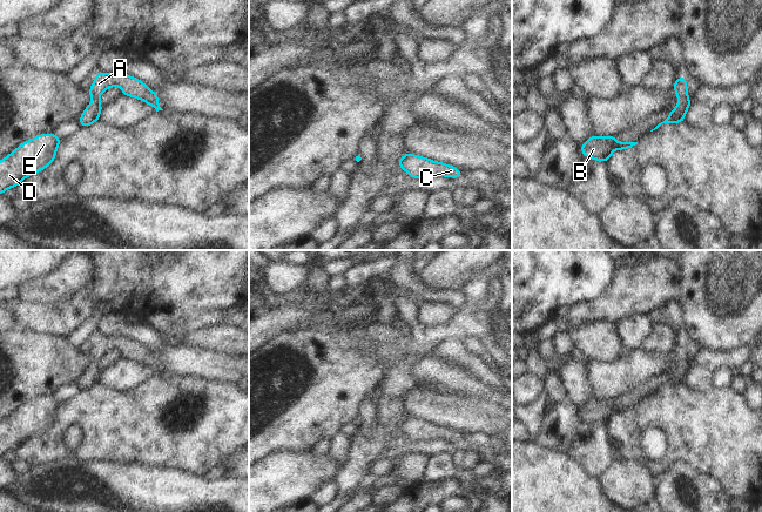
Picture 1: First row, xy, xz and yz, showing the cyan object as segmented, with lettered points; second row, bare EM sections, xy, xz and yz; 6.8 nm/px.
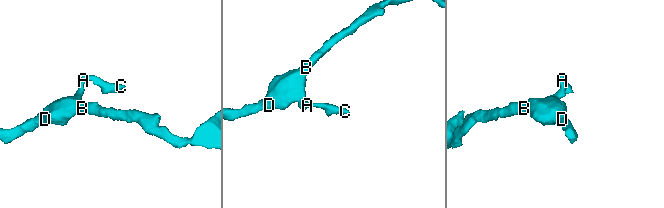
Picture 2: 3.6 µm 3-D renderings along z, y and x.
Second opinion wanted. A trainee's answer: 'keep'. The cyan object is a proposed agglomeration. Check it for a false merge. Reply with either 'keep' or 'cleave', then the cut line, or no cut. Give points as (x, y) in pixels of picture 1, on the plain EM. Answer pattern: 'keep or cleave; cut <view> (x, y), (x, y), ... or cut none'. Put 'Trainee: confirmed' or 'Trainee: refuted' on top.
Trainee: confirmed
keep; cut none

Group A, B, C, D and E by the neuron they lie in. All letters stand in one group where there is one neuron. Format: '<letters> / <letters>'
A B C D E

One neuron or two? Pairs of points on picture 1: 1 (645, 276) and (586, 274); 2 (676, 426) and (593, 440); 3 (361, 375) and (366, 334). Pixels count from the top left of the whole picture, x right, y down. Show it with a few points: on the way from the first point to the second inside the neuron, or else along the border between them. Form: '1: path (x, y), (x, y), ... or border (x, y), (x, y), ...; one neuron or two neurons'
1: border (618, 263), (609, 285), (597, 297); two neurons
2: border (606, 425), (613, 445), (614, 457); two neurons
3: path (356, 364), (356, 341); one neuron

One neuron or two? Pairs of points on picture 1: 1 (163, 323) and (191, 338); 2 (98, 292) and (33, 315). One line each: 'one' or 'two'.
1: two
2: one

